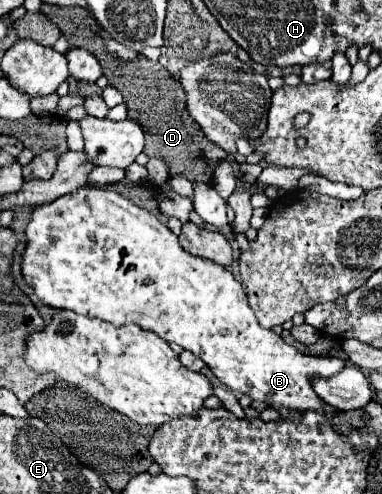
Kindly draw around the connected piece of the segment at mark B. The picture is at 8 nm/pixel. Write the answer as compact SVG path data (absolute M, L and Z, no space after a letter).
M81 186L77 188L75 192L69 192L65 196L61 196L59 200L53 200L49 204L39 204L33 212L31 212L31 220L25 228L25 252L23 252L23 262L21 262L21 274L25 278L25 282L33 288L33 292L37 294L37 298L47 304L47 306L53 306L53 308L67 308L67 310L73 310L77 314L83 314L87 318L101 318L101 320L107 320L107 322L113 322L113 324L123 324L123 322L133 322L133 324L139 324L141 328L145 330L153 330L155 334L159 334L159 338L163 338L165 342L175 342L179 344L181 348L185 350L191 350L197 358L201 358L211 370L213 374L227 386L231 388L235 394L245 394L253 400L261 400L265 402L267 406L285 406L289 410L299 410L299 412L307 412L307 410L317 410L317 412L323 412L327 416L327 420L339 430L343 432L343 436L355 446L355 450L359 452L363 448L363 440L361 440L361 432L355 430L351 424L337 424L337 418L339 414L343 414L341 410L337 408L331 408L327 402L323 402L315 390L313 390L313 378L315 376L321 376L321 378L331 378L335 376L337 372L341 372L347 364L343 358L335 358L335 356L309 356L309 354L303 354L299 352L295 346L287 344L281 336L273 334L273 330L267 330L263 326L259 326L253 310L249 308L247 304L247 294L243 290L243 286L233 278L233 274L227 270L227 268L221 268L217 262L213 260L205 260L201 256L193 256L191 252L187 252L177 236L155 216L151 214L149 210L133 204L131 200L125 200L119 192L115 190L107 190L107 188L95 188L95 186Z

